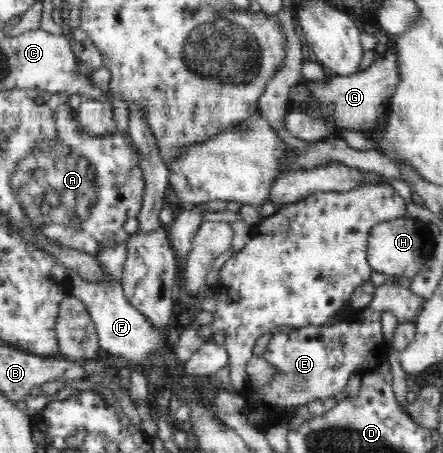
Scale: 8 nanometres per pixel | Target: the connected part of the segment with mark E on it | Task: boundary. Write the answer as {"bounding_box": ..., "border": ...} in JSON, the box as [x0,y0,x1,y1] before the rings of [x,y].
{"bounding_box":[240,282,424,430],"border":[[[386,282],[375,287],[373,300],[356,315],[354,321],[328,323],[324,326],[307,325],[292,328],[288,333],[276,333],[270,339],[263,357],[276,370],[278,375],[262,390],[248,385],[240,393],[246,400],[245,413],[264,412],[268,416],[260,430],[276,419],[289,419],[288,413],[294,407],[302,407],[316,400],[322,403],[335,397],[346,388],[351,373],[360,376],[376,372],[381,363],[387,361],[386,349],[389,344],[383,337],[381,317],[385,310],[393,310],[399,320],[414,321],[423,307],[424,299],[414,294],[410,288]]]}

